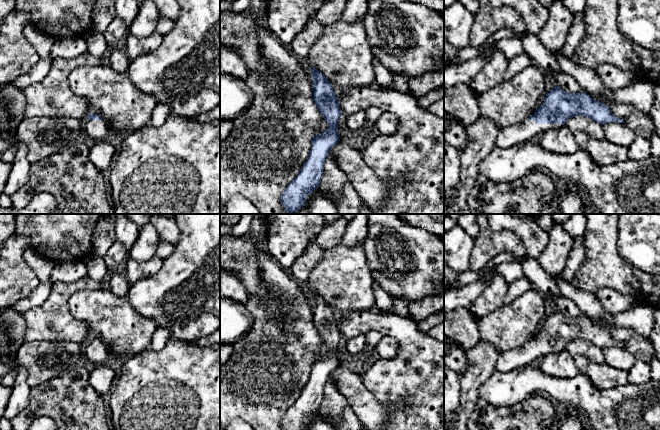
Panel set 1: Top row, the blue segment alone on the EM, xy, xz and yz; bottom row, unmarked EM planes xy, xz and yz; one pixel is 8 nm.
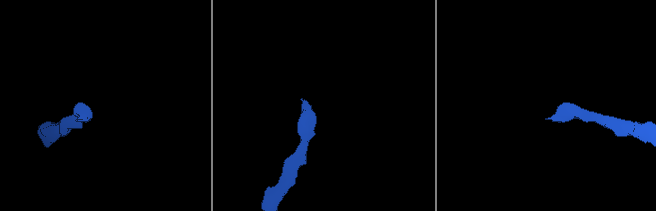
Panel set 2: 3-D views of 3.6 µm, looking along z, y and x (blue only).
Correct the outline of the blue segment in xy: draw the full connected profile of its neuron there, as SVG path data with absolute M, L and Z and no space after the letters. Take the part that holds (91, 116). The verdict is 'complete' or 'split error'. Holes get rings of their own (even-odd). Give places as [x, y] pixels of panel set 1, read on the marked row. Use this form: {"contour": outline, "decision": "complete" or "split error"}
{"contour": "M89 114L88 120L84 124L84 134L95 140L101 141L108 133L108 126L103 118L97 114Z", "decision": "split error"}

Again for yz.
{"contour": "M555 86L547 92L543 104L532 116L500 130L495 147L507 149L531 141L538 133L562 127L573 116L585 116L602 125L609 122L624 123L623 119L612 114L606 104L594 100L589 94L569 93Z", "decision": "split error"}

